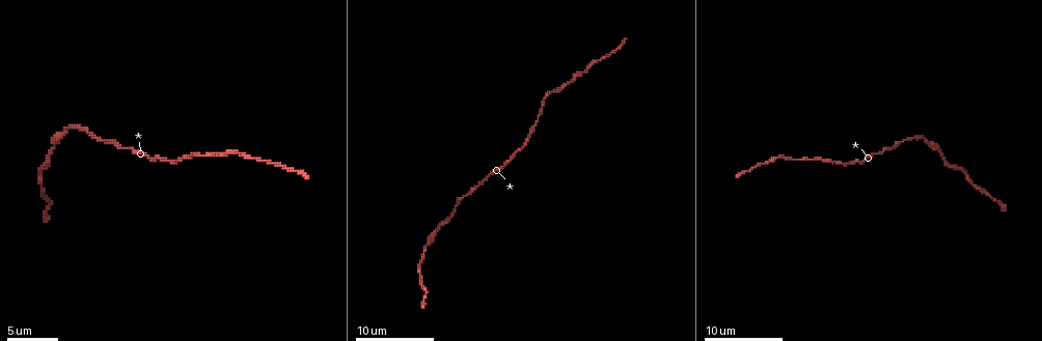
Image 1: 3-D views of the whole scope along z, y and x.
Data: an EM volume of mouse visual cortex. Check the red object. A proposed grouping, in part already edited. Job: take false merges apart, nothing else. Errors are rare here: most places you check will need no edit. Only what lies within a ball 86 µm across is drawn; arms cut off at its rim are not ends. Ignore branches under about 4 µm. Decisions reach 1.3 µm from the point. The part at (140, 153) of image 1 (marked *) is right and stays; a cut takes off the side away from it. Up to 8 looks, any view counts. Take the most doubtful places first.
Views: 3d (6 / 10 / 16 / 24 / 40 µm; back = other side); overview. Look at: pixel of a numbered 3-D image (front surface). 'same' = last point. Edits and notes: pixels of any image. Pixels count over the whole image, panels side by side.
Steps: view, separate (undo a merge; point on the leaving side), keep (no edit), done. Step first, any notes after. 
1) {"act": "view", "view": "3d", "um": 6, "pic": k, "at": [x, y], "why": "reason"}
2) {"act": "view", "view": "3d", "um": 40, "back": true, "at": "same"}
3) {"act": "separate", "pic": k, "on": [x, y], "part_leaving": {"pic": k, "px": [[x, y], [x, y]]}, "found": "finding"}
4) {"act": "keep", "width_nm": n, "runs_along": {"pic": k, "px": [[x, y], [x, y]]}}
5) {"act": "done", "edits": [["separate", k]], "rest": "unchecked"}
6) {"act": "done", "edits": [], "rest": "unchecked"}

{"act": "view", "view": "3d", "um": 10, "pic": 1, "at": [256, 157], "why": "sudden change in width"}

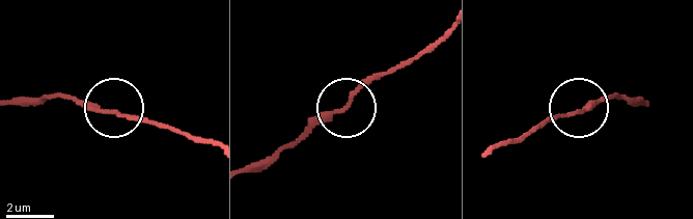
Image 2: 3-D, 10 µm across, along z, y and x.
{"act": "keep", "runs_along": {"pic": 2, "px": [[643, 105], [605, 99], [535, 127]]}, "found": "one neuron here"}

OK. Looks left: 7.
{"act": "view", "view": "3d", "um": 10, "pic": 1, "at": [429, 240], "why": "calibre changes"}

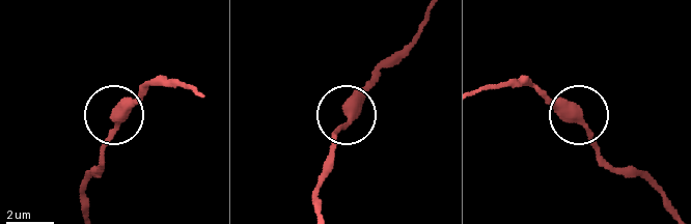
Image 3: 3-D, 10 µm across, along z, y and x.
{"act": "view", "view": "3d", "um": 6, "pic": 3, "at": [117, 121]}

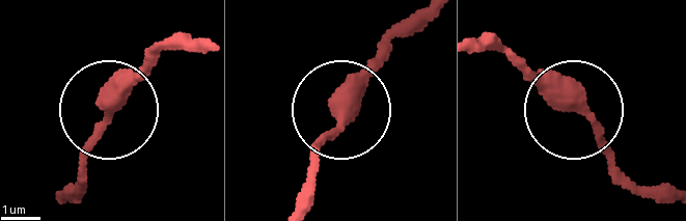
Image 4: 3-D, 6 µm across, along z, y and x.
{"act": "keep", "runs_along": {"pic": 4, "px": [[482, 46], [531, 66], [647, 192]]}, "found": "all the same neuron"}

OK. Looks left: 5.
{"act": "view", "view": "3d", "um": 10, "pic": 1, "at": [210, 155], "why": "sudden change in width"}

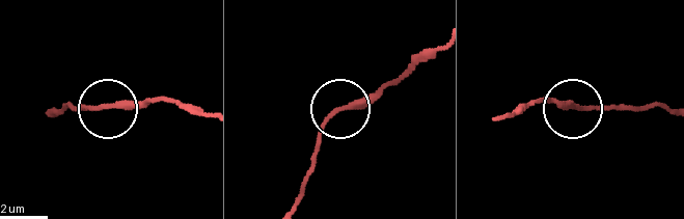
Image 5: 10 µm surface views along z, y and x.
{"act": "keep", "runs_along": {"pic": 5, "px": [[52, 114], [66, 108], [175, 103]]}, "found": "all the same neuron"}

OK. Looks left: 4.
{"act": "view", "view": "3d", "um": 16, "pic": 1, "at": [535, 126], "why": "calibre changes"}

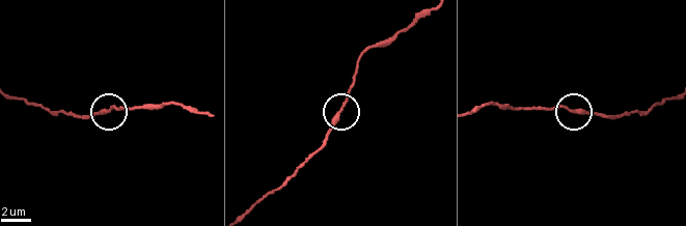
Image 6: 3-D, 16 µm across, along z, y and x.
{"act": "keep", "width_nm": 250, "found": "all the same neuron"}

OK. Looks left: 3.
{"act": "done", "edits": [], "rest": "unchecked"}

